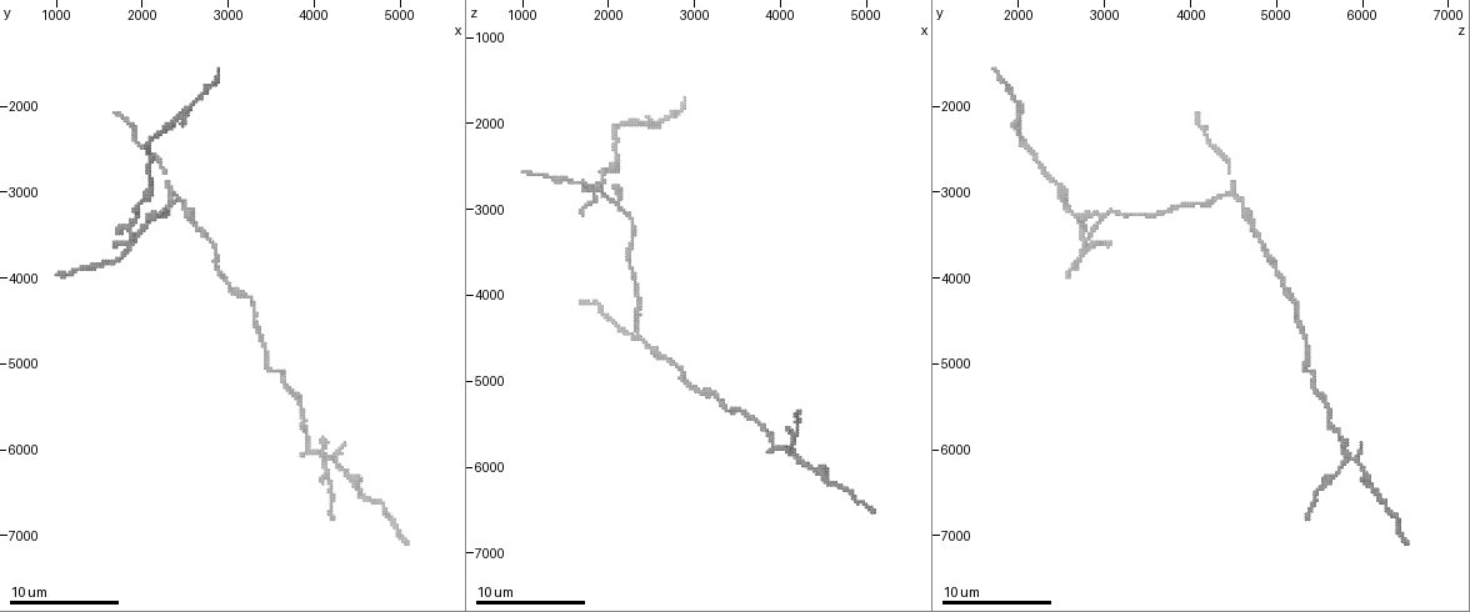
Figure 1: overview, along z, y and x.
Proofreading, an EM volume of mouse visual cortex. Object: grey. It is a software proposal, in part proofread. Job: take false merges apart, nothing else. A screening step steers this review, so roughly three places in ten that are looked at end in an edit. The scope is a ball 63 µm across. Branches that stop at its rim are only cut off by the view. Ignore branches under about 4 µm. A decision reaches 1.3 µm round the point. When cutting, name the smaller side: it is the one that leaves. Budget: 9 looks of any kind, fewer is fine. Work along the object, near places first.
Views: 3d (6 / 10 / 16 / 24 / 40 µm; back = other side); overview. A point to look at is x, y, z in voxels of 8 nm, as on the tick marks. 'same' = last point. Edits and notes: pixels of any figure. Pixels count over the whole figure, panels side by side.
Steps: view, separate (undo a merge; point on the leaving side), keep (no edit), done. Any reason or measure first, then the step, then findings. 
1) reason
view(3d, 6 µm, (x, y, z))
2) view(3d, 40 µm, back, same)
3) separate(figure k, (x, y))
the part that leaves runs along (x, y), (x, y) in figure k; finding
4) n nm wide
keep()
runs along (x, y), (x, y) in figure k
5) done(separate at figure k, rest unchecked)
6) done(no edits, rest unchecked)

branch point
view(3d, 6 µm, (2350, 3000, 4500))

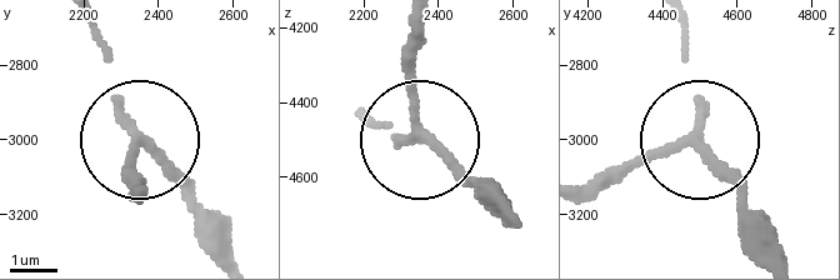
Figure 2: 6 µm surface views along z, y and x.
180 nm wide
keep()
runs along (778, 249), (698, 141), (681, 23) in figure 2; continuous, no second neuron

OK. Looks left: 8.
thick turns thin
view(3d, 16 µm, (3450, 5050, 5300))

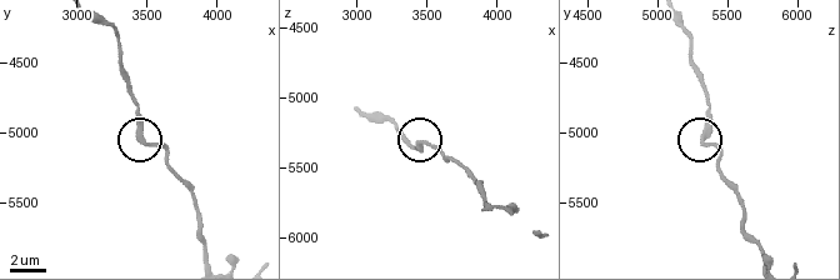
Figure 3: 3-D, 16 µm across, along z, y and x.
270 nm wide
keep()
runs along (684, 24), (706, 100), (703, 141), (720, 161) in figure 3; one neuron here

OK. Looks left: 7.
thin arm on a thick one
view(3d, 6 µm, (4100, 6150, 5850))

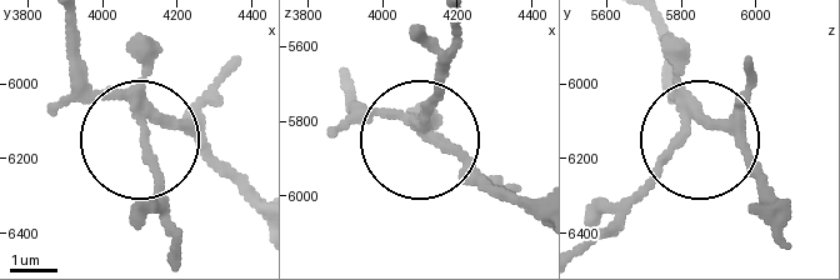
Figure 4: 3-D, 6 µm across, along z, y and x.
view(3d, 6 µm, back, (4120, 6130, 5830))

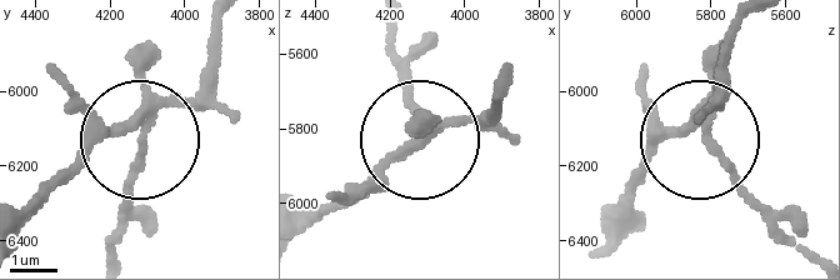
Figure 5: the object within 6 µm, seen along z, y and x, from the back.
separate(figure 5, (130, 183))
the part that leaves runs along (145, 124), (110, 251) in figure 5; a second neuron is stuck on

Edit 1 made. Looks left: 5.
looks like a crossing
view(3d, 10 µm, (1900, 3600, 2750))

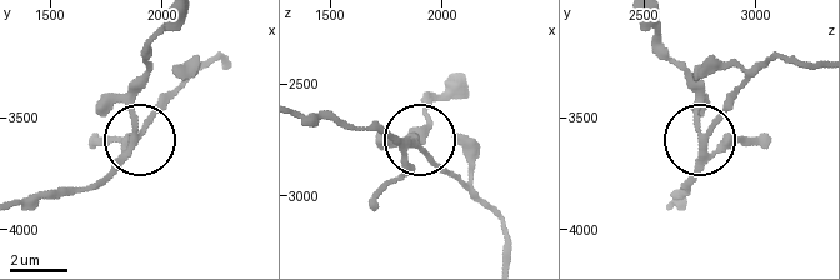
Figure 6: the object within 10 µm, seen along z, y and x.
zoom in
view(3d, 6 µm, (1880, 3580, 2770))

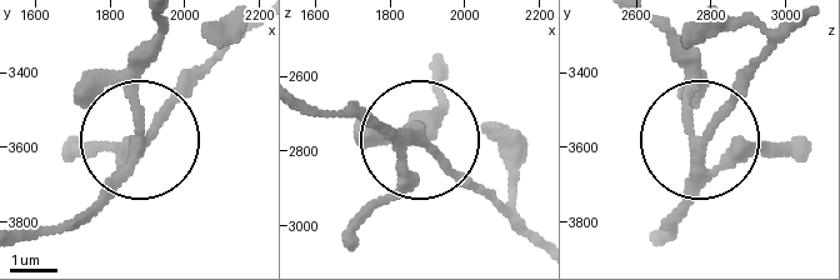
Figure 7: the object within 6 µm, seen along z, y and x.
220 nm wide
separate(figure 7, (76, 101))
the part that leaves runs along (134, 136), (134, 69), (158, 21) in figure 7; a second neuron is stuck on

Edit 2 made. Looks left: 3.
done(separate at figure 5, separate at figure 7, rest unchecked)

